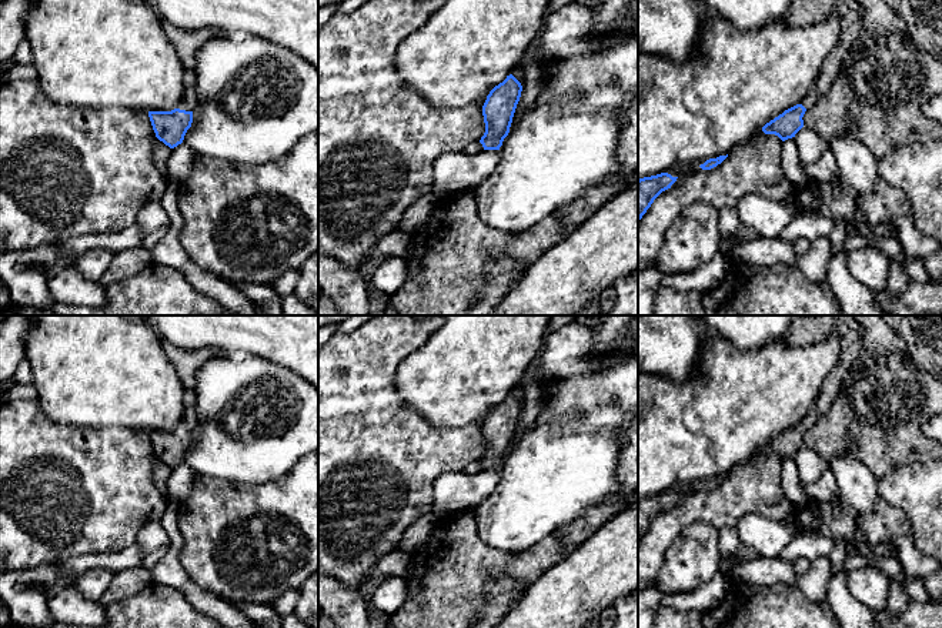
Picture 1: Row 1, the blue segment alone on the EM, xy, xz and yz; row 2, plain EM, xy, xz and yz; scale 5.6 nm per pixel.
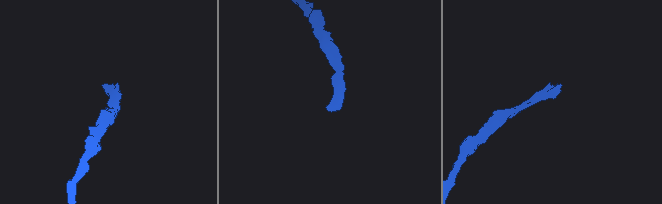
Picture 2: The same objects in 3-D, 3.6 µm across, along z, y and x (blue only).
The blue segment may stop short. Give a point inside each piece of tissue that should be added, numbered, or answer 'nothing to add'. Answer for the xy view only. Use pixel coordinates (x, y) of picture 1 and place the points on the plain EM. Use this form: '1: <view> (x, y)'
1: xy (189, 420)

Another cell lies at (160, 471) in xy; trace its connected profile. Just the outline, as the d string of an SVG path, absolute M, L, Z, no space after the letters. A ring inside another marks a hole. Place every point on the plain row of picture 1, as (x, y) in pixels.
M156 458L153 464L153 480L154 480L157 490L164 495L167 495L166 482L170 477L170 472L171 472L171 468L166 465L163 461L160 461L158 458Z

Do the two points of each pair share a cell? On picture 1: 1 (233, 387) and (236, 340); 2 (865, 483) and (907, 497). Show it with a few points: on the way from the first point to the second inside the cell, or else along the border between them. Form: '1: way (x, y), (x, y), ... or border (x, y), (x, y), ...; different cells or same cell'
1: border (223, 353), (260, 356), (267, 360); different cells
2: border (877, 477), (877, 494), (902, 510); different cells

